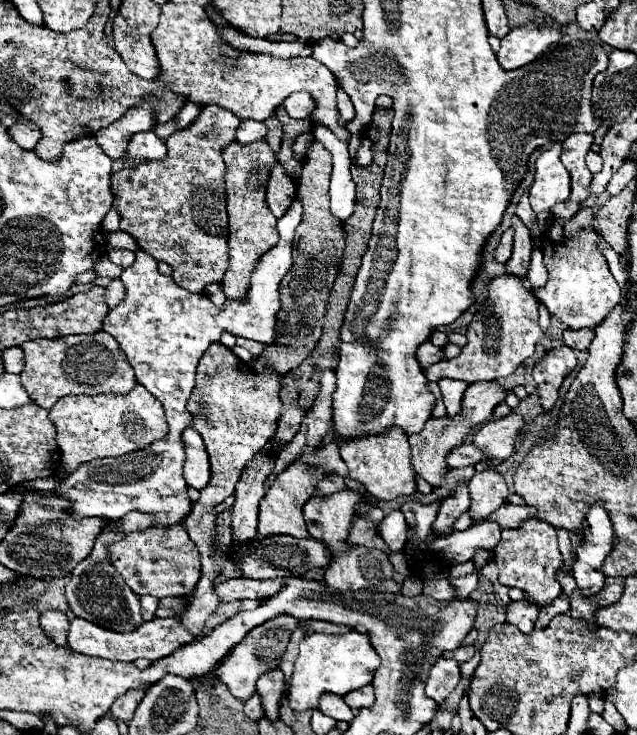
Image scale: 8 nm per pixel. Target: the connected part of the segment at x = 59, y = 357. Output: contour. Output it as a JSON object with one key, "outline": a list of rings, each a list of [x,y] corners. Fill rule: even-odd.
{"outline":[[[98,331],[94,335],[68,335],[58,339],[34,339],[22,343],[26,367],[20,373],[24,389],[32,401],[44,409],[52,409],[66,395],[100,395],[128,393],[136,387],[134,369],[128,365],[124,351],[112,335]]]}

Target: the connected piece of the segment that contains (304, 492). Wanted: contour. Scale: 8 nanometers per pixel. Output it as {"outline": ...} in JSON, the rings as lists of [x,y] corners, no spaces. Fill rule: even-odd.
{"outline":[[[300,457],[294,459],[284,471],[280,471],[272,485],[266,489],[266,495],[260,501],[258,515],[258,535],[292,535],[292,537],[308,537],[302,507],[312,495],[312,485],[316,485],[316,473],[308,469],[308,465],[300,465]]]}

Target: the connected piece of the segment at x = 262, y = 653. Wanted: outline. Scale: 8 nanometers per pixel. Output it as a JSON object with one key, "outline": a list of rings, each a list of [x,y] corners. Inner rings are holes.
{"outline":[[[280,615],[280,617],[274,617],[272,621],[266,621],[264,625],[256,627],[256,629],[252,629],[230,651],[230,655],[224,659],[222,667],[216,671],[216,677],[230,687],[230,691],[232,691],[234,697],[246,701],[256,691],[256,679],[258,679],[258,675],[262,675],[262,673],[266,673],[266,671],[270,671],[270,669],[274,669],[274,667],[280,665],[280,659],[282,659],[282,655],[286,651],[286,645],[290,641],[292,631],[296,629],[296,625],[298,625],[296,617],[292,619],[288,615]]]}

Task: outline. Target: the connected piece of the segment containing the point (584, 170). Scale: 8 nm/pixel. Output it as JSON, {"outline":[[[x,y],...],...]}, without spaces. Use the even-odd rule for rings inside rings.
{"outline":[[[574,133],[562,143],[562,147],[564,147],[562,163],[572,177],[572,193],[570,193],[568,203],[552,209],[554,215],[572,217],[572,213],[576,213],[584,205],[584,201],[590,197],[588,187],[592,181],[592,173],[588,171],[588,167],[584,163],[584,157],[590,151],[590,145],[592,145],[592,135],[588,135],[588,133]]]}

